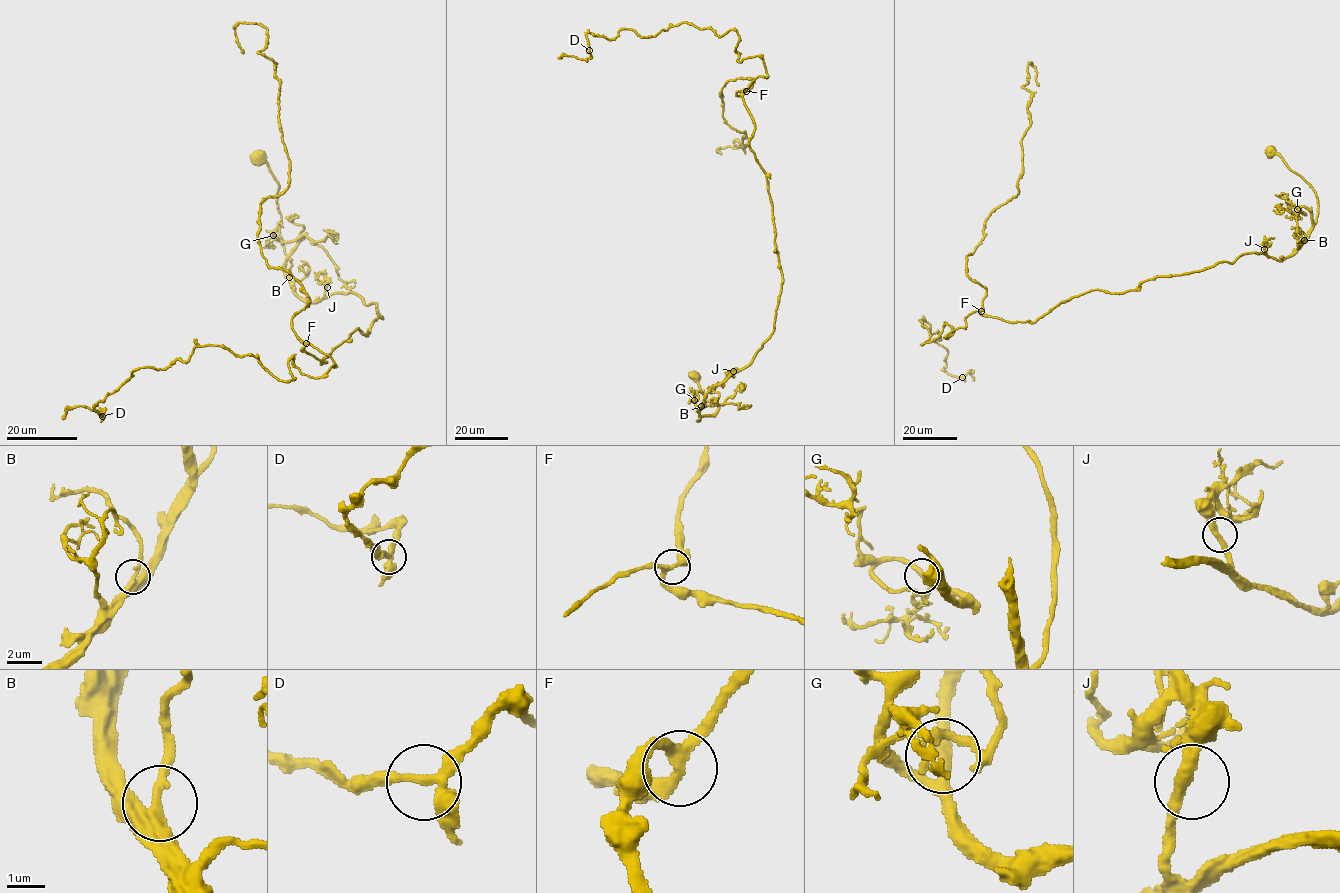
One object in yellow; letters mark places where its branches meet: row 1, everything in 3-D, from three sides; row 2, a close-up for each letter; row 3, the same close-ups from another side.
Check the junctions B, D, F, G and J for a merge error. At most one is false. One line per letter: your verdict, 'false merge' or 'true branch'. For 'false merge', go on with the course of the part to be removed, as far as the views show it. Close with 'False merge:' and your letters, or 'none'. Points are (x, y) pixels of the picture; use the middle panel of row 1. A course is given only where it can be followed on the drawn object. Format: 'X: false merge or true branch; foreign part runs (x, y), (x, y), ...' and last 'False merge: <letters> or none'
B: true branch
D: true branch
F: true branch
G: true branch
J: true branch
False merge: none

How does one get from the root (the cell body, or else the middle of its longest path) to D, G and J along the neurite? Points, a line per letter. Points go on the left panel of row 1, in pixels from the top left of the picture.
D: (256, 157), (292, 290), (381, 318), (327, 362), (307, 344), (321, 377), (197, 345), (102, 416)
G: (256, 157), (264, 161), (278, 182), (279, 235), (287, 256), (305, 234), (287, 242), (278, 241), (273, 235)
J: (256, 157), (278, 182), (279, 235), (292, 290), (317, 302), (327, 287)

